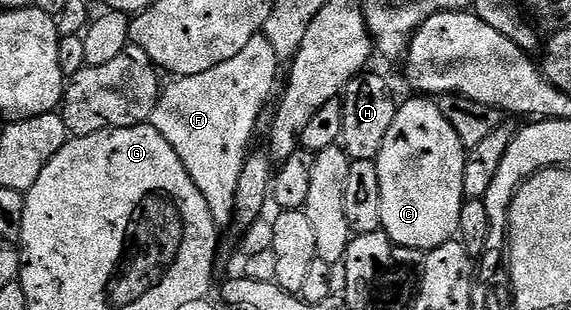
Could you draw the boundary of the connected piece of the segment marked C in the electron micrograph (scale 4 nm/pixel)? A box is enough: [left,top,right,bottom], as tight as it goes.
[376,98,467,250]

